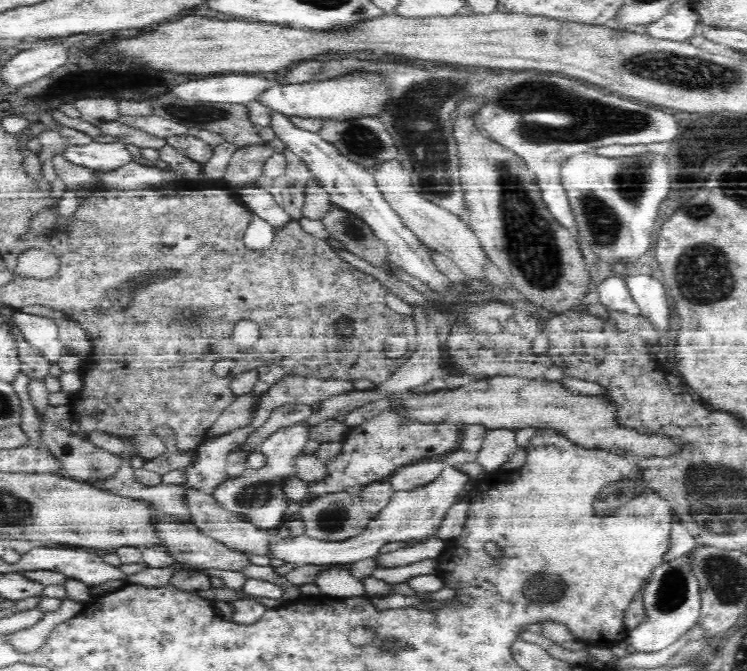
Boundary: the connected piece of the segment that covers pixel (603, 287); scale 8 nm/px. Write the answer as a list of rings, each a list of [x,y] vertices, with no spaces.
[[[614,276],[610,280],[607,278],[606,282],[601,282],[596,289],[598,303],[602,304],[608,311],[613,310],[614,313],[642,315],[640,307],[633,301],[623,280],[624,277]]]

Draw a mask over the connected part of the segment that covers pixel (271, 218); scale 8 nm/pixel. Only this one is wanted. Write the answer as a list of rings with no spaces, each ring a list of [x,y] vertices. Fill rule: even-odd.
[[[253,184],[239,186],[240,204],[248,210],[256,211],[272,226],[282,225],[290,220],[284,210],[275,202],[274,196],[265,188]]]

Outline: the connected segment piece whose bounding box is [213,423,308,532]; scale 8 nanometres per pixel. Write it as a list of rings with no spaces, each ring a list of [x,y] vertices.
[[[308,426],[282,427],[268,435],[260,444],[263,463],[257,467],[246,467],[240,474],[230,477],[214,493],[214,498],[230,513],[239,515],[260,529],[270,532],[281,529],[290,520],[288,506],[291,501],[286,493],[286,484],[298,478],[297,459],[303,454],[308,442]]]

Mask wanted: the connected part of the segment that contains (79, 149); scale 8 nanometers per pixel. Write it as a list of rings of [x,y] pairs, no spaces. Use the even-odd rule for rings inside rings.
[[[92,141],[86,146],[67,146],[64,157],[74,163],[99,171],[114,171],[136,162],[132,151],[119,142],[99,143]]]

